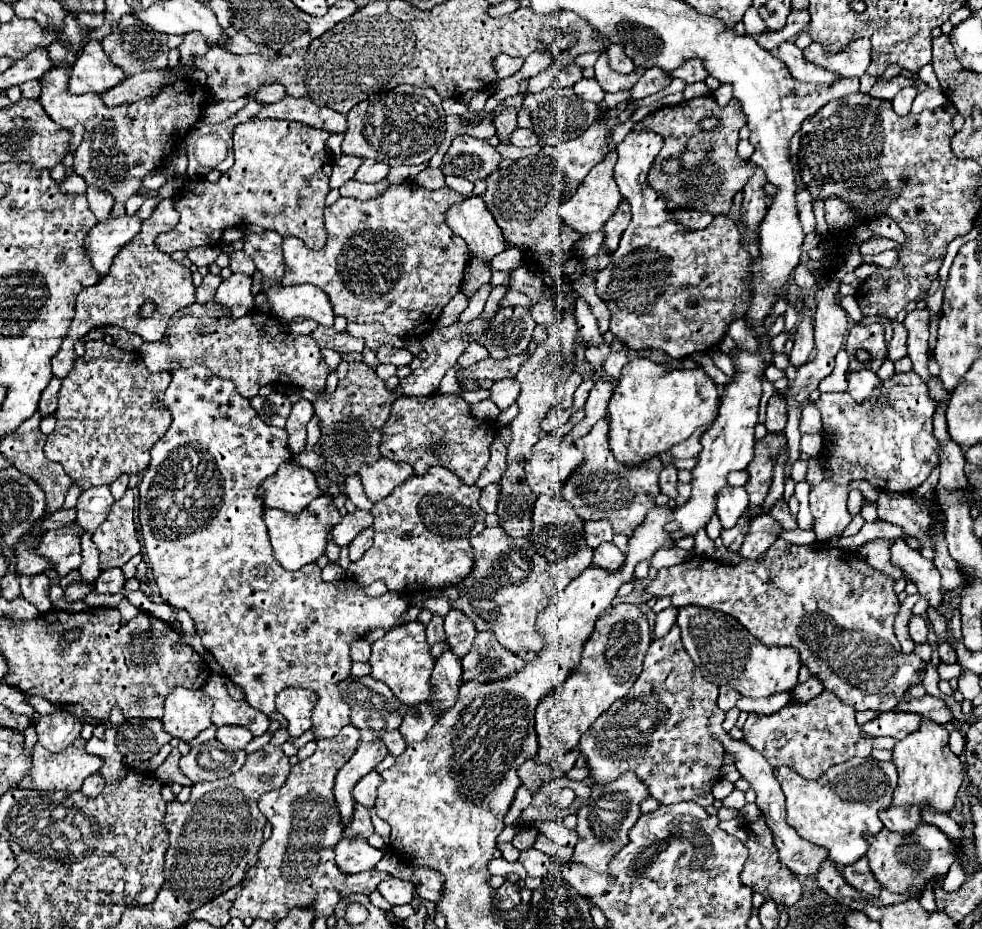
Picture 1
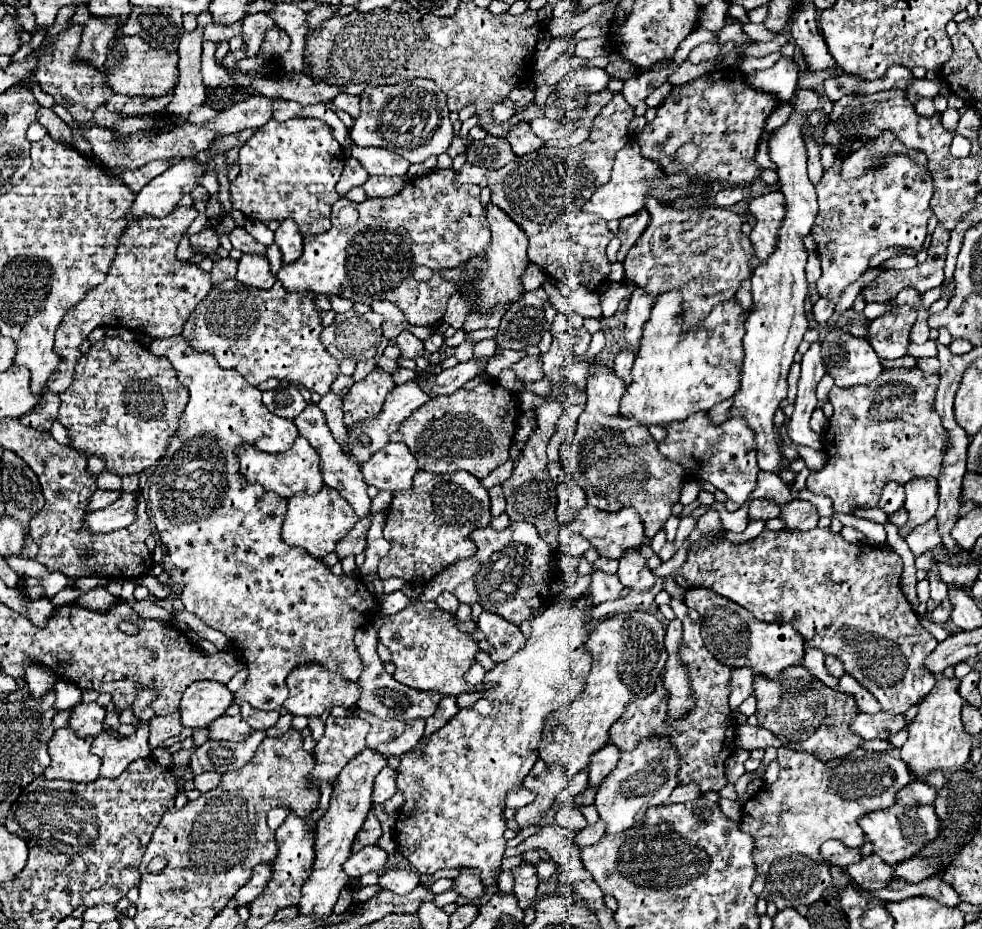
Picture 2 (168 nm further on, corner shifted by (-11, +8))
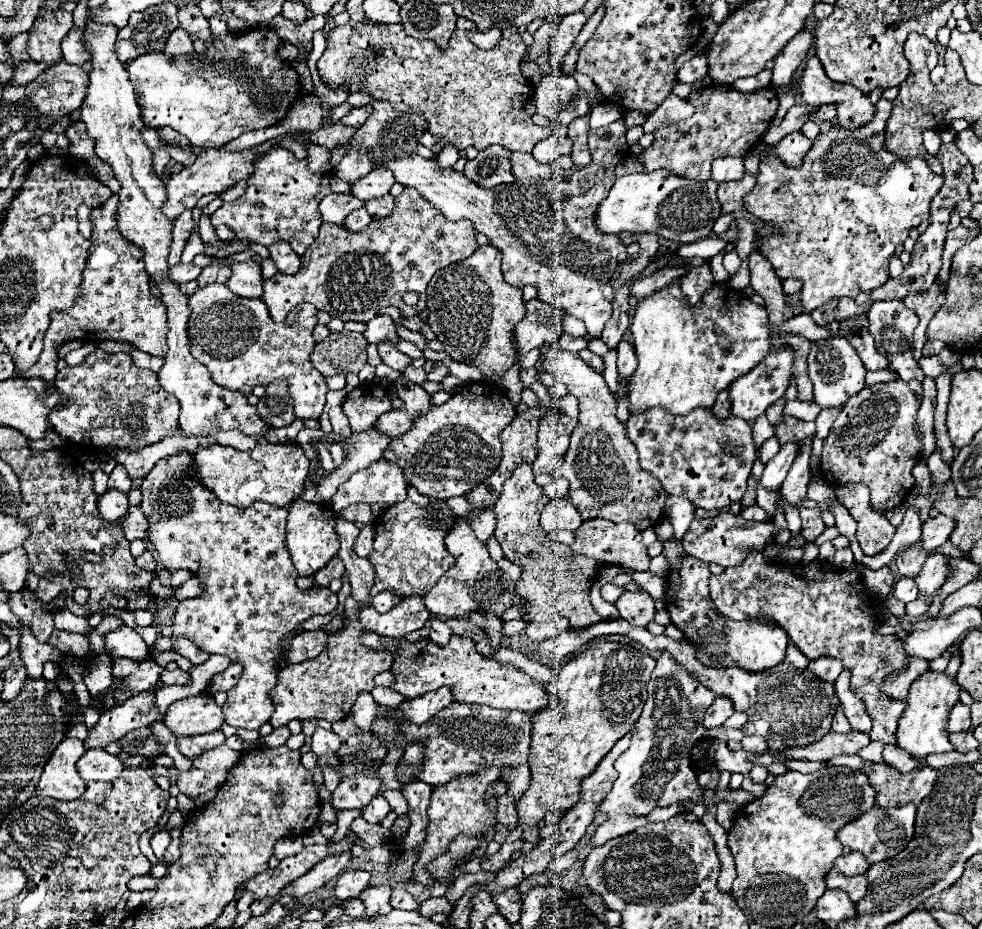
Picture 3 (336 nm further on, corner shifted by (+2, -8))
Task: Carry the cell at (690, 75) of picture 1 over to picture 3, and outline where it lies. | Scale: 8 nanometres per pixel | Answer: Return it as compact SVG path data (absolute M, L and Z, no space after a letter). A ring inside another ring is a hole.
M705 54L691 58L679 68L679 82L685 82L685 84L693 84L705 76L707 76L707 56Z

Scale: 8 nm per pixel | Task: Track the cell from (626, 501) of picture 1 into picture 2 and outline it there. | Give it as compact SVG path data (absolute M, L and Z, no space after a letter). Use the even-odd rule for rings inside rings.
M594 364L586 384L586 408L580 414L574 438L562 446L564 470L570 480L586 492L588 504L606 512L634 508L644 524L646 538L664 526L672 514L672 506L679 501L684 482L684 468L658 452L658 442L650 436L646 426L620 416L620 400L626 392L624 382L608 368Z

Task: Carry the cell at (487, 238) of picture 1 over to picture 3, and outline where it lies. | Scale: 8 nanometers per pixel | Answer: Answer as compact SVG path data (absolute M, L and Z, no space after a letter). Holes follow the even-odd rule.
M491 244L479 246L469 258L441 270L443 280L433 280L427 286L427 324L443 344L445 352L463 364L477 366L487 380L499 380L519 354L513 340L517 322L525 316L521 290L505 282L501 274L501 252Z

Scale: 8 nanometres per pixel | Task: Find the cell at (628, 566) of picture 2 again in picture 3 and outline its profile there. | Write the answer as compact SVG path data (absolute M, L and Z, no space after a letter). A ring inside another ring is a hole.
M623 592L623 596L615 602L623 620L631 626L647 626L655 616L653 598L647 592Z

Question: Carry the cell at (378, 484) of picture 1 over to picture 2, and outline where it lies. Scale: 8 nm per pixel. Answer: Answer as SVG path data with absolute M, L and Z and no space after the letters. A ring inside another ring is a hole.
M386 444L382 452L374 452L366 464L360 466L364 482L376 486L378 490L398 492L412 486L412 476L418 470L418 464L406 444Z

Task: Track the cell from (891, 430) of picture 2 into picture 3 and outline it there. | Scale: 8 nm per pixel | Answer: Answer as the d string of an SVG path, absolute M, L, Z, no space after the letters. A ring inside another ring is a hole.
M903 380L875 384L851 396L823 444L821 470L827 482L863 482L871 490L871 508L879 512L901 506L913 490L911 468L923 454L915 422L917 410L917 396Z

